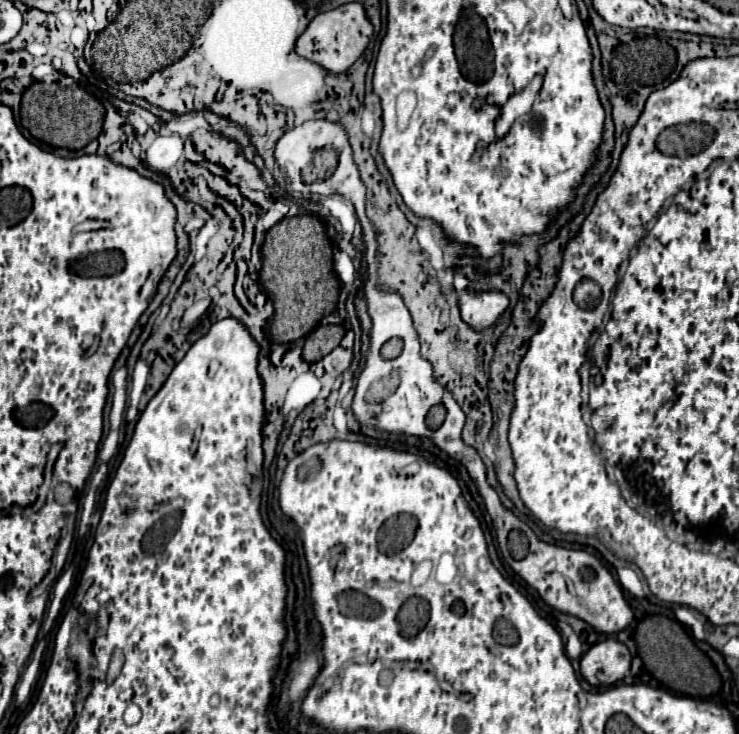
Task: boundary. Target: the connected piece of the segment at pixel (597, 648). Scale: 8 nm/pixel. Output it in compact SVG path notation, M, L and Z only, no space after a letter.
M606 639L602 643L596 643L580 661L580 673L582 677L592 685L614 685L618 683L626 671L630 669L632 655L626 649L626 645Z

